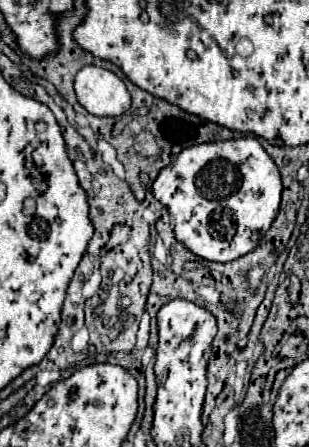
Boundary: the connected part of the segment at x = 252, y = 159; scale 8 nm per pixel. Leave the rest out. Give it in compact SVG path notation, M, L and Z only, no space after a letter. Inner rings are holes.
M244 136L238 140L206 142L206 144L184 148L184 152L180 152L180 156L176 158L176 164L164 168L158 174L152 188L154 188L154 196L164 206L168 206L168 212L174 216L176 238L192 254L212 262L230 262L254 250L260 242L262 232L270 228L272 220L278 214L282 180L280 180L278 166L262 148L262 144L252 136Z

